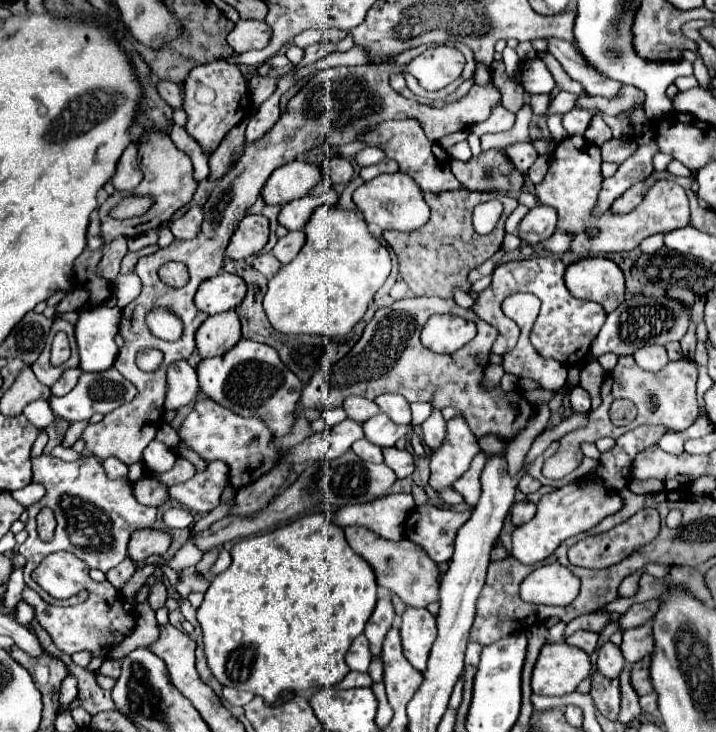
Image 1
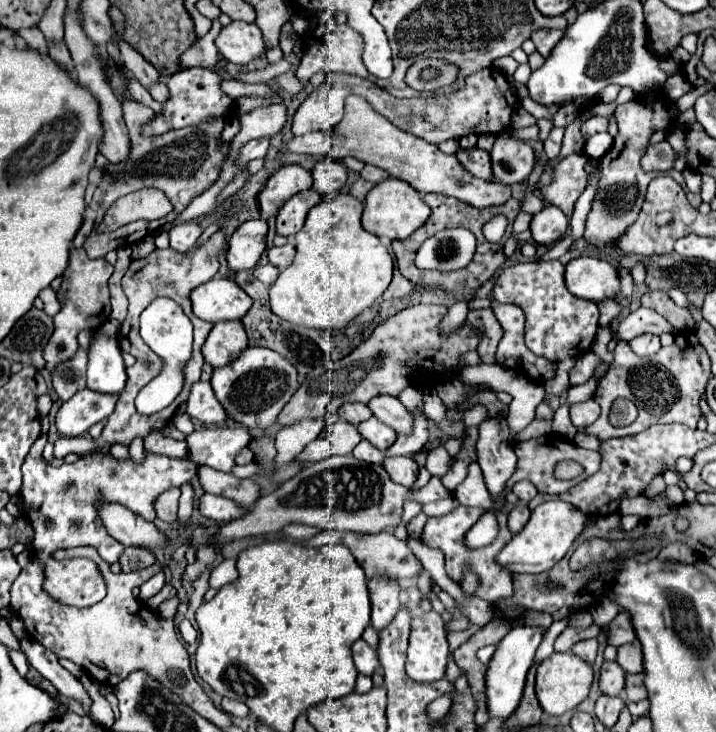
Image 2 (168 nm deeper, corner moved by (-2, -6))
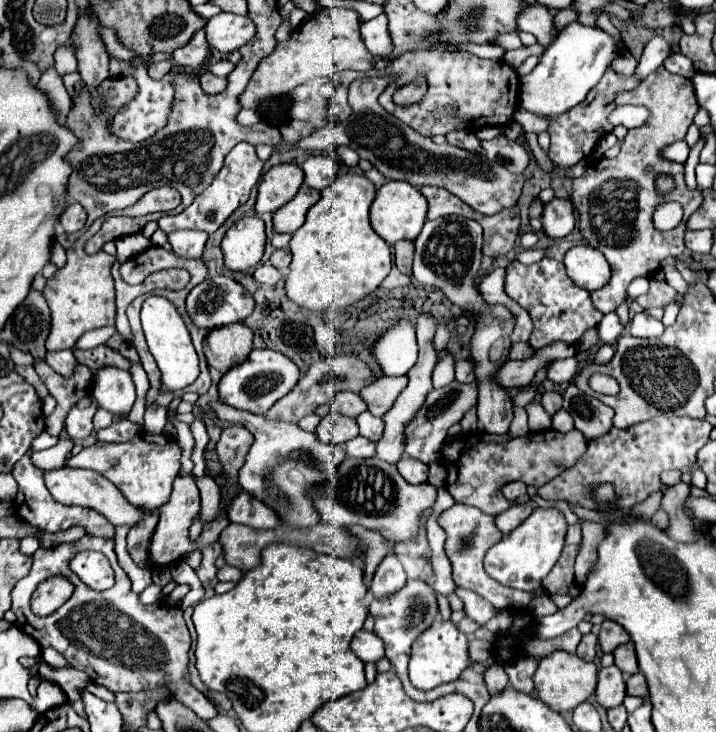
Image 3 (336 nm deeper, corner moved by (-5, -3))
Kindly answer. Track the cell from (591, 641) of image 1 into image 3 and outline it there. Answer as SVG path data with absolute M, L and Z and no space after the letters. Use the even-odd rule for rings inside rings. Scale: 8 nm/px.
M585 634L583 640L579 642L577 646L577 656L587 660L587 662L593 662L595 660L595 650L597 650L597 636L595 634Z

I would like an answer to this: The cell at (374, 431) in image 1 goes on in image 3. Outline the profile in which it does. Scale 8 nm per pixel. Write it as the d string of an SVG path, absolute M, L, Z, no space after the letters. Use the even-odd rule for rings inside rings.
M371 412L359 414L357 424L359 424L359 434L373 442L379 442L379 436L383 436L383 418L375 418Z

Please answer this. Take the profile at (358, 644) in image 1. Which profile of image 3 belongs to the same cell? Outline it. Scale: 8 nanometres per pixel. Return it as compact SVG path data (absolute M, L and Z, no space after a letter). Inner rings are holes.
M359 630L353 640L351 640L351 650L357 654L357 658L361 658L363 662L377 662L385 656L383 650L383 642L373 634L373 632L365 632Z

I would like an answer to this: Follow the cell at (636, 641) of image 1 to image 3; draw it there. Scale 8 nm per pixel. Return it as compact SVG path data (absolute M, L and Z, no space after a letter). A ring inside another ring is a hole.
M631 642L615 648L613 656L615 656L615 666L619 666L623 674L635 674L635 672L639 672L637 656L635 656L635 646Z

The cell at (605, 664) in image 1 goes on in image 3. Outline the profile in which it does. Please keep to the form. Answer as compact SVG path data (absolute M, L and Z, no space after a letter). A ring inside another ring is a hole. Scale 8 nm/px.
M617 666L601 668L599 678L597 678L597 690L595 698L603 708L613 708L619 706L625 698L625 680L621 676L621 670Z

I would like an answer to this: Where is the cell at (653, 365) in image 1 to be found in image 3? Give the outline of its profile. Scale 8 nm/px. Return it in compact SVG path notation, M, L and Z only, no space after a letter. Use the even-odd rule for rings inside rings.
M635 314L633 320L629 322L629 332L637 338L659 338L663 334L663 324L661 320L655 320L647 314Z

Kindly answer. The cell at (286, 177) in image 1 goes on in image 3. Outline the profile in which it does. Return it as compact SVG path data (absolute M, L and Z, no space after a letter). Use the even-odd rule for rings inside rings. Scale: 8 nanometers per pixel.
M277 164L273 166L259 184L259 196L255 202L255 212L275 212L279 206L287 204L303 184L303 170L297 164Z

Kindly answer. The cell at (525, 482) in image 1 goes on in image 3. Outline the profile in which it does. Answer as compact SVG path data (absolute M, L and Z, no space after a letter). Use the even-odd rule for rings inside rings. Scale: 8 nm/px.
M509 482L509 484L503 486L503 494L505 494L511 502L515 502L517 496L527 494L527 484L525 484L525 482Z

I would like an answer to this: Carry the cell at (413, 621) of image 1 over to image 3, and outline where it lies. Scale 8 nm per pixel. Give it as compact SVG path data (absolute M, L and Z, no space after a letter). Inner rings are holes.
M435 620L431 628L423 630L415 644L411 646L411 655L408 665L409 678L411 684L419 690L431 690L439 684L453 682L459 678L459 674L471 664L469 654L467 654L467 636L457 630L457 626L449 620Z

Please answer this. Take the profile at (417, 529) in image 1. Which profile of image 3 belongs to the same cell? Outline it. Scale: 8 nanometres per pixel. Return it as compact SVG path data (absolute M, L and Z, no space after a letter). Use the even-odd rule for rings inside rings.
M457 502L451 508L443 510L439 514L437 522L445 530L445 534L447 534L445 554L447 554L449 562L451 562L451 566L453 566L453 582L457 586L477 592L479 596L483 596L485 600L489 600L497 610L501 610L501 608L507 610L507 608L513 608L513 606L525 608L531 602L531 594L519 592L515 588L507 588L507 586L499 584L497 580L493 580L491 576L487 576L487 572L483 568L485 552L503 538L501 530L495 526L495 516L485 514L485 512L481 512L475 506L467 506L467 504L459 504Z

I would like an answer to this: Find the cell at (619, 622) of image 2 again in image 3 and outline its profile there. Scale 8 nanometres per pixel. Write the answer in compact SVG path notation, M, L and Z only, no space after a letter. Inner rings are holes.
M605 620L601 624L601 634L599 634L599 644L603 652L613 652L617 646L627 644L631 640L631 636L627 636L627 630L619 624L615 624L613 620Z

